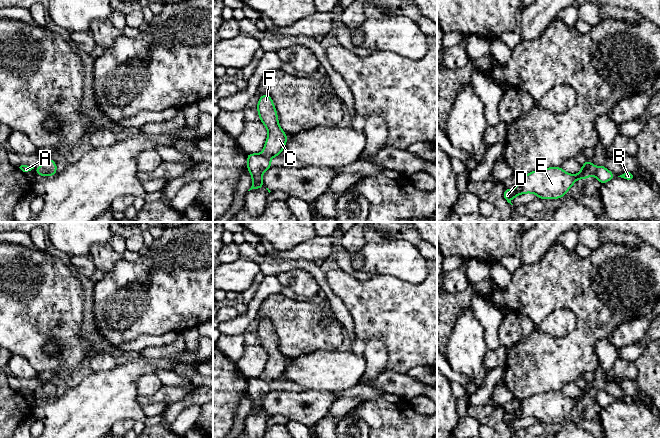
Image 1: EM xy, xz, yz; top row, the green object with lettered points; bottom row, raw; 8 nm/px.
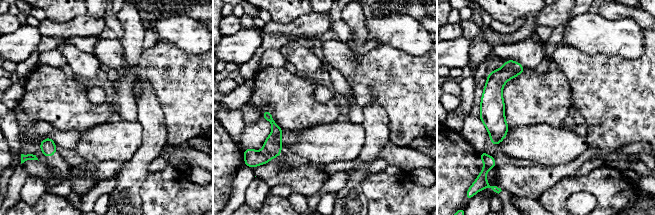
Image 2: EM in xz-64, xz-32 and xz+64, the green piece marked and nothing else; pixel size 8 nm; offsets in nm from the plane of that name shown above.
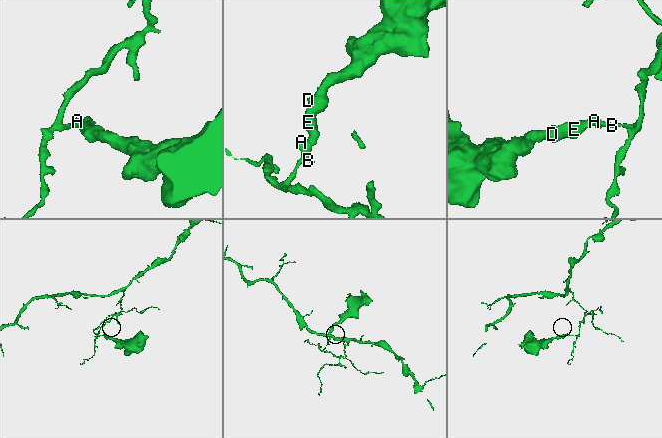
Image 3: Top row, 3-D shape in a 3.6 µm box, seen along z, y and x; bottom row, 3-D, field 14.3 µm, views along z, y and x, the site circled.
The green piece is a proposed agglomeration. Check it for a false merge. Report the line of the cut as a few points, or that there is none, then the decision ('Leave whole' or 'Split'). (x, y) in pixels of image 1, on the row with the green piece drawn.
Split along yz (595, 168), (592, 174). Split

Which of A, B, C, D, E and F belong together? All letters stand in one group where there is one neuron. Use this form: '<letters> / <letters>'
A B / C D E F

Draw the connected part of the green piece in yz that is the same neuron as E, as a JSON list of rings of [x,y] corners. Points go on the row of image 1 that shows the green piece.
[[[587,160],[576,175],[565,172],[561,167],[539,169],[515,179],[517,188],[514,191],[506,188],[503,197],[511,205],[510,200],[522,193],[535,193],[540,199],[559,199],[576,180],[593,175],[594,169],[591,160]]]

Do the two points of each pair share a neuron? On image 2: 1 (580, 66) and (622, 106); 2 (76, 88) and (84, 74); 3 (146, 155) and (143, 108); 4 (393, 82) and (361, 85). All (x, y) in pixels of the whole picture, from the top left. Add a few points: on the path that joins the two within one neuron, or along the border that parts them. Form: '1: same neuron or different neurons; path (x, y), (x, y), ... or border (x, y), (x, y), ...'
1: same neuron; path (590, 76), (612, 96)
2: different neurons; border (76, 77), (83, 81)
3: same neuron; path (149, 143), (149, 120)
4: same neuron; path (385, 82), (372, 82), (369, 84)

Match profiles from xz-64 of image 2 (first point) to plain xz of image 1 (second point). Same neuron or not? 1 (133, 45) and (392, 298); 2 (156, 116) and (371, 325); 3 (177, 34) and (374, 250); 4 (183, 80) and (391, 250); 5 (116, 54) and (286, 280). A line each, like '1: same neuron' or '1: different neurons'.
1: different neurons
2: different neurons
3: same neuron
4: different neurons
5: different neurons

